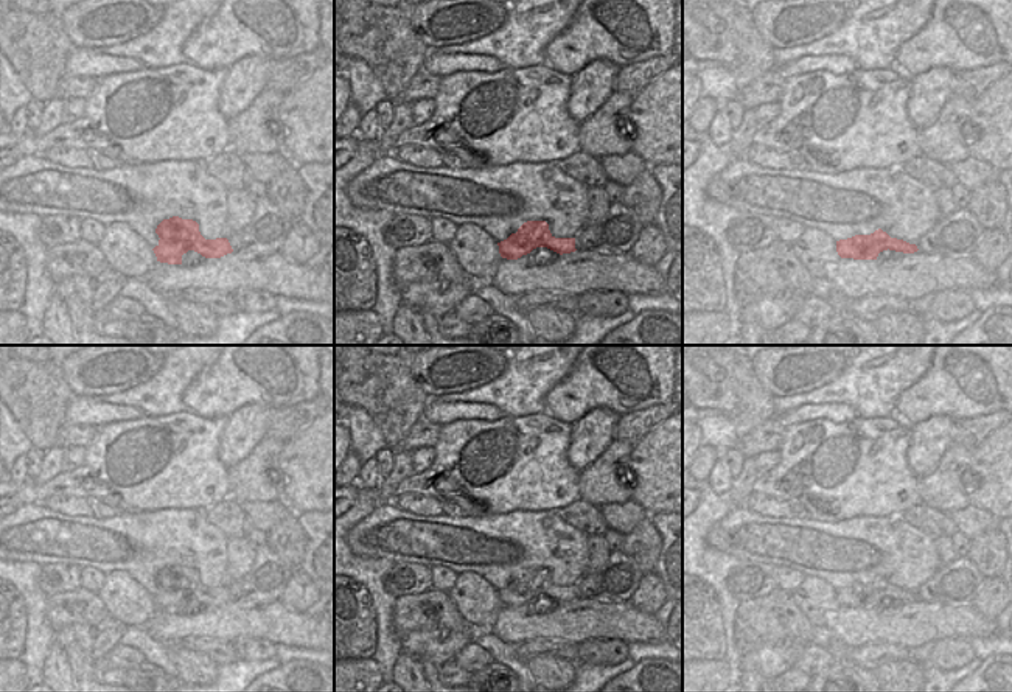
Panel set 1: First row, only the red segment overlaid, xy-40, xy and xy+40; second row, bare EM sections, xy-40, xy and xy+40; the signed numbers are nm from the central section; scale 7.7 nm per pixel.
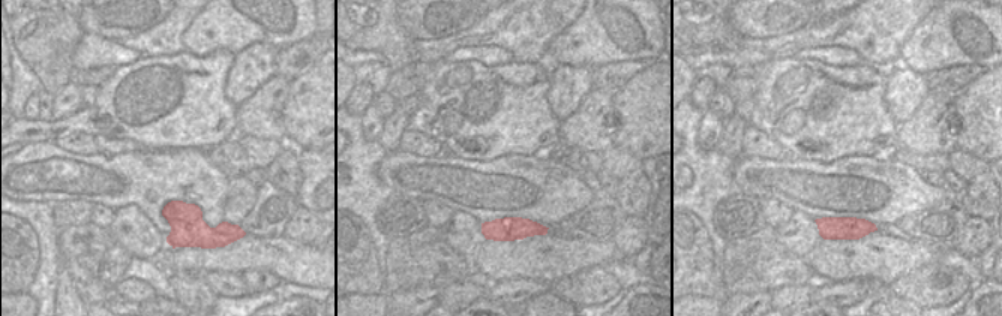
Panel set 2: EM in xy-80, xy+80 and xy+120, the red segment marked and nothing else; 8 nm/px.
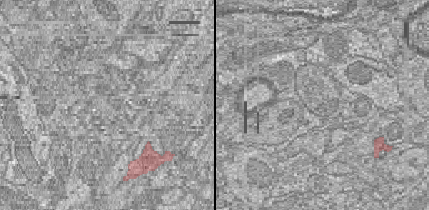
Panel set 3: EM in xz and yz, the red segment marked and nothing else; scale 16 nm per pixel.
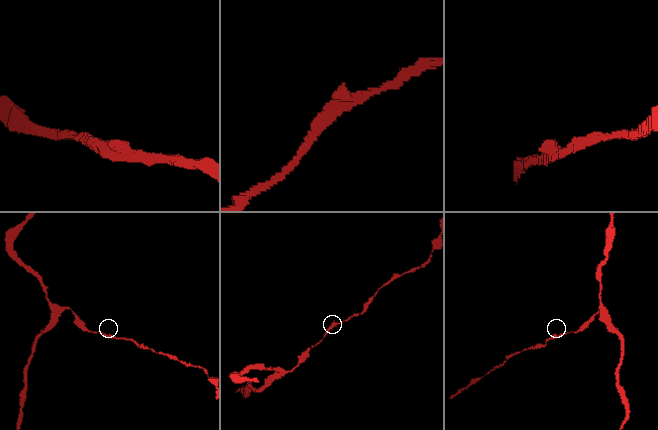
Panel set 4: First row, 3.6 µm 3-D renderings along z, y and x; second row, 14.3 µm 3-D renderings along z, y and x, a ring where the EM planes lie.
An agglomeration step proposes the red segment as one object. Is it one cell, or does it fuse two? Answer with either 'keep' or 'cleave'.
keep

